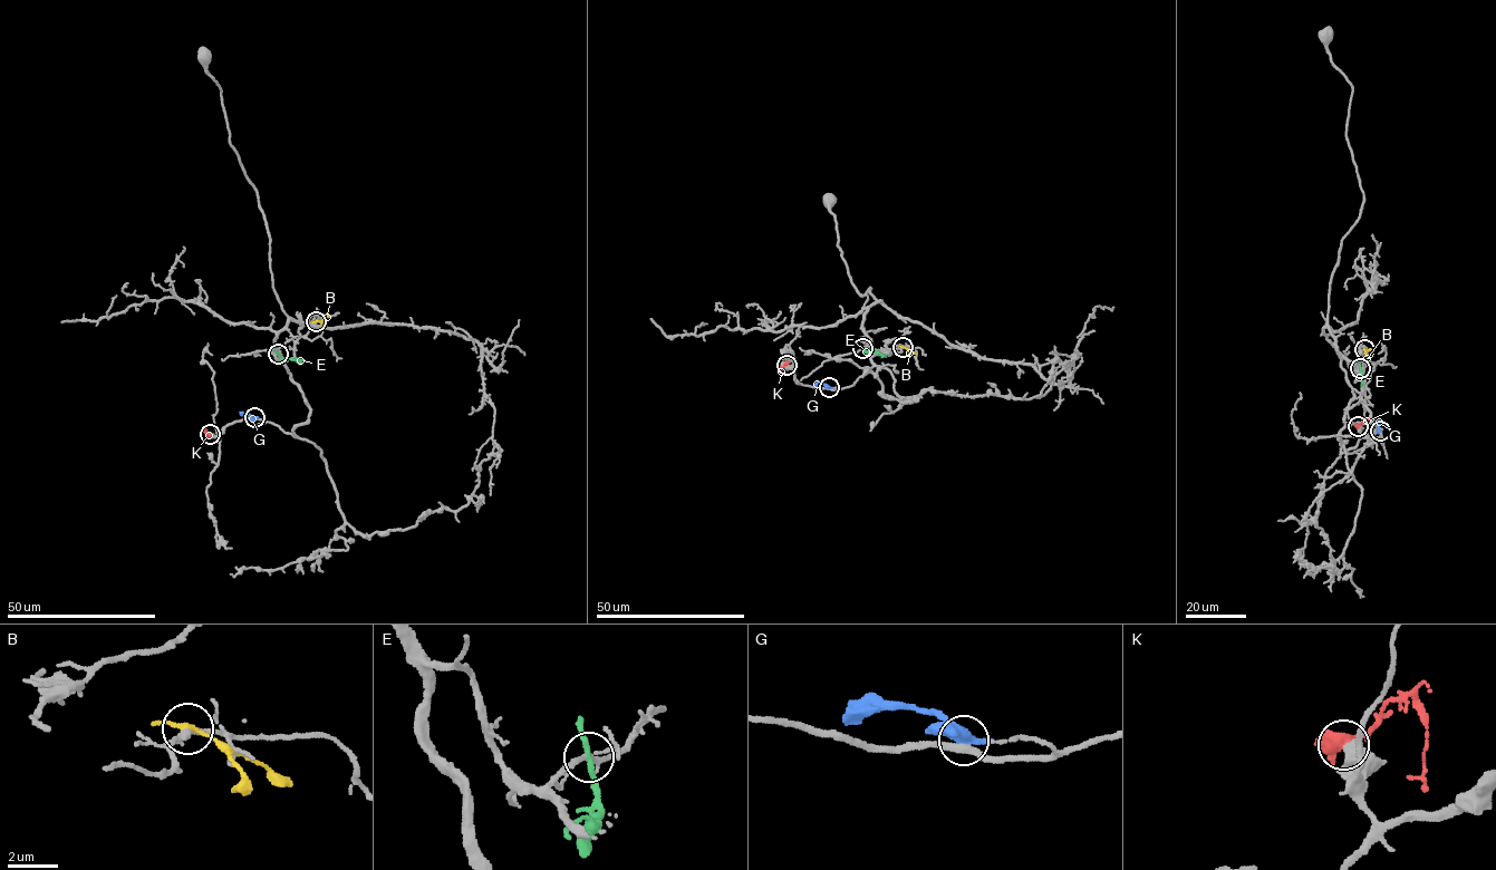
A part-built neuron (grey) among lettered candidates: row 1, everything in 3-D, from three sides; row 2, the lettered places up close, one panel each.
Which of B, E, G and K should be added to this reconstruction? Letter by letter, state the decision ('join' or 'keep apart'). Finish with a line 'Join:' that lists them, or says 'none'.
B: keep apart
E: keep apart
G: keep apart
K: keep apart
Join: none

